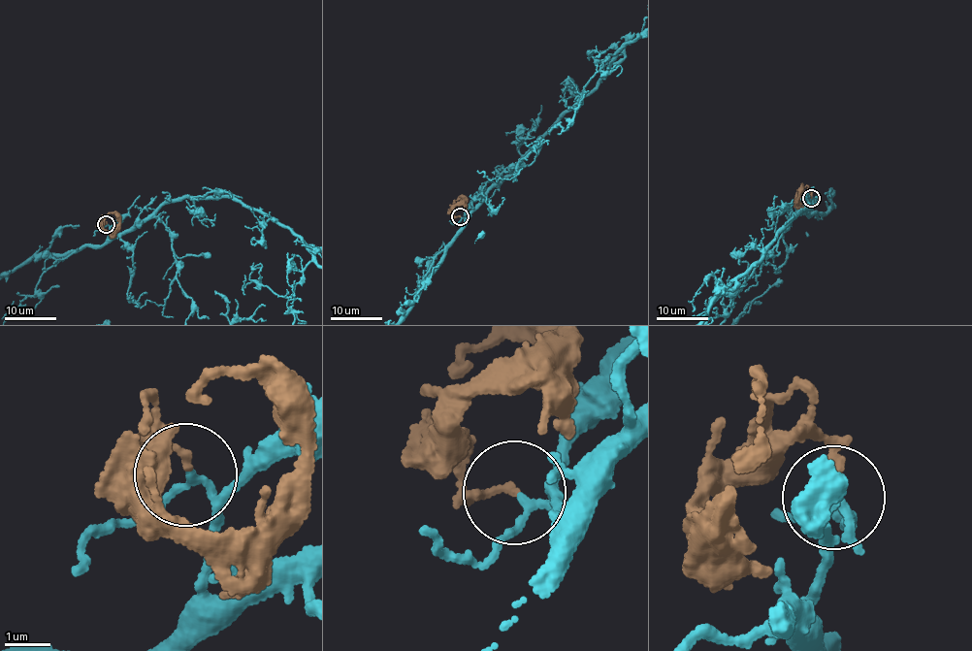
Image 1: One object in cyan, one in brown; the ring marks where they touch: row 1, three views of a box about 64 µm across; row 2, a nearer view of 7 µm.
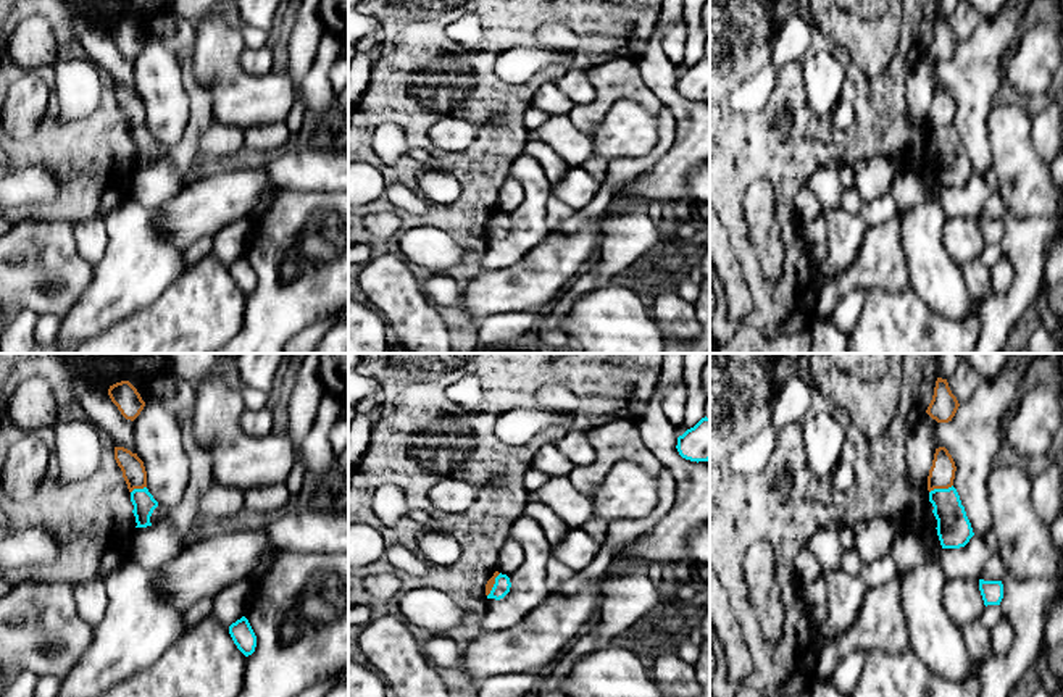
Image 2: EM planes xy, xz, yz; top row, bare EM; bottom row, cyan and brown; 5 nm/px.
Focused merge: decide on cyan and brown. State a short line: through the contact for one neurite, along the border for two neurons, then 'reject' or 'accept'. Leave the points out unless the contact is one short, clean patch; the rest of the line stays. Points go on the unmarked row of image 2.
line yz (954, 166), (941, 128), (942, 110); accept

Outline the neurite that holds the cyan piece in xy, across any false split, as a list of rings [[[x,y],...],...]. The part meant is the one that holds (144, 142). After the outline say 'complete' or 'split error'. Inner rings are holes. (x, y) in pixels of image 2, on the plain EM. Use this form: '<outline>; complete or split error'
[[[115,86],[115,98],[123,110],[123,116],[131,131],[131,140],[134,144],[135,166],[152,165],[150,155],[158,145],[158,140],[147,127],[147,110],[144,100],[124,86]]]; split error

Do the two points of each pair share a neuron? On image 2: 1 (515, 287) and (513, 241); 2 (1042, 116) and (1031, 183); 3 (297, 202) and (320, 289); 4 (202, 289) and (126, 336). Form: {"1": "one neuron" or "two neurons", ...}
{"1": "two neurons", "2": "two neurons", "3": "one neuron", "4": "one neuron"}

